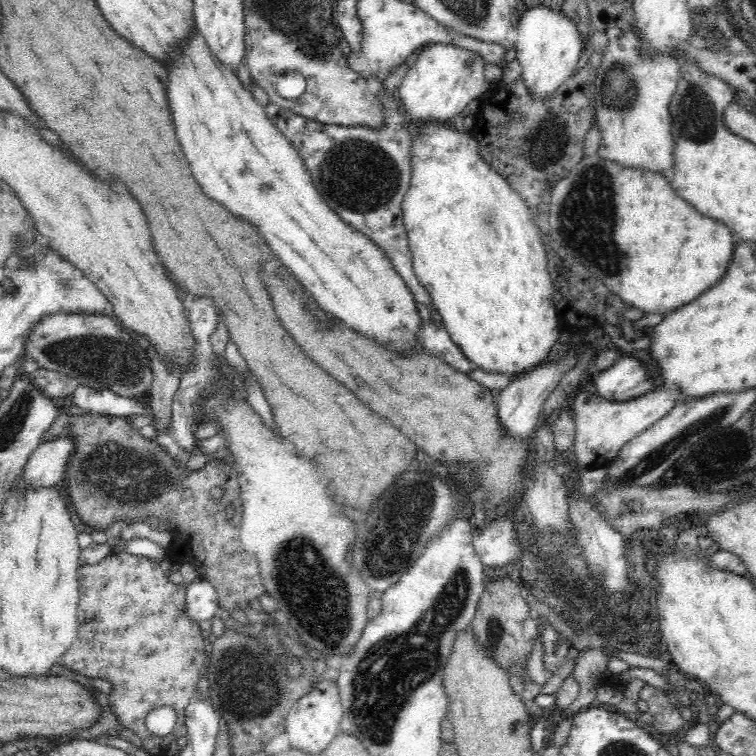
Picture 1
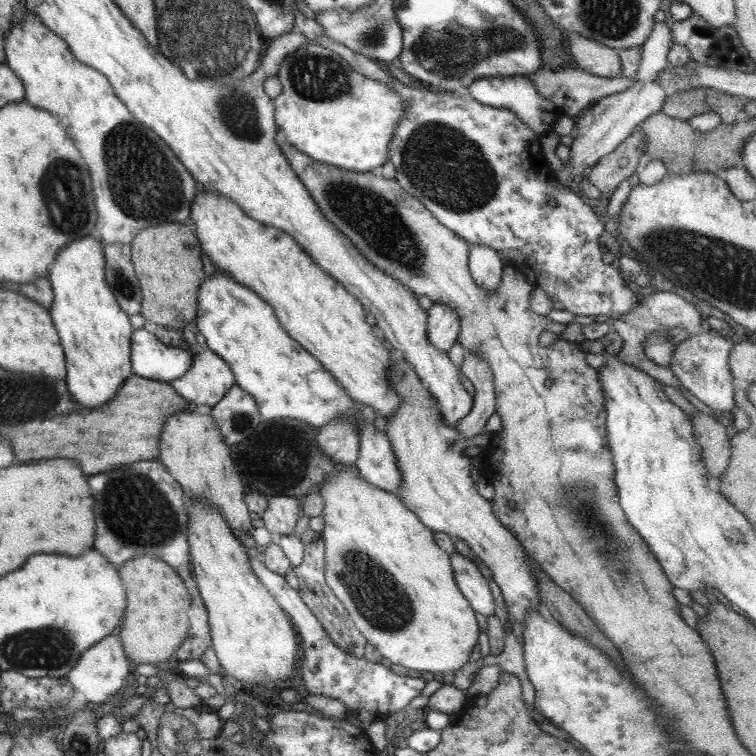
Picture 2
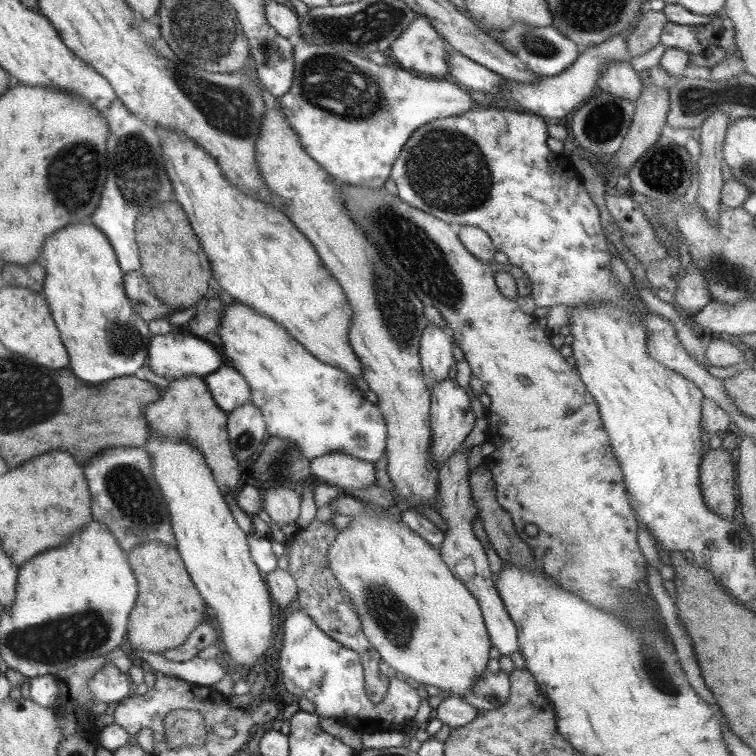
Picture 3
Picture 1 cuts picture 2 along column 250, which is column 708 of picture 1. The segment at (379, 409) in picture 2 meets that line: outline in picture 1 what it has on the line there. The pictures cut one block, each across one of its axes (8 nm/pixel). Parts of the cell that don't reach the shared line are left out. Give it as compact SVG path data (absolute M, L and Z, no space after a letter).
M597 153L589 157L583 156L570 170L565 179L559 180L552 190L550 208L550 239L554 238L558 246L566 251L578 264L586 267L592 276L595 276L604 286L607 286L614 294L618 295L625 301L628 307L634 307L645 314L662 313L667 315L674 312L676 308L680 308L684 304L690 304L696 300L702 292L706 292L708 288L712 288L714 284L718 284L722 280L722 276L726 274L732 254L734 254L734 246L736 238L731 230L722 222L712 220L708 216L702 216L692 204L678 197L671 188L671 183L666 180L660 172L648 172L639 168L624 168L621 164L616 164L613 160L604 160Z

